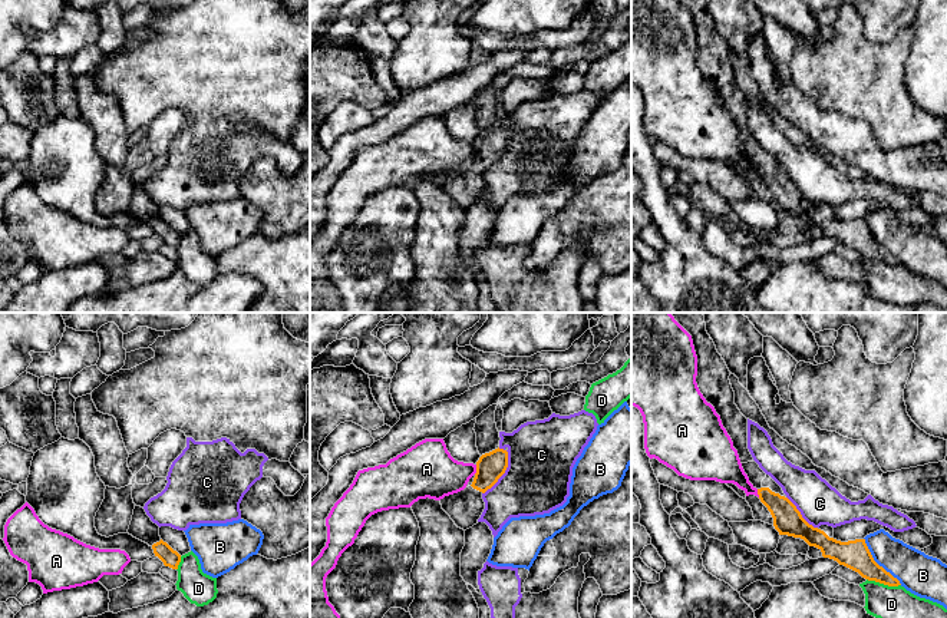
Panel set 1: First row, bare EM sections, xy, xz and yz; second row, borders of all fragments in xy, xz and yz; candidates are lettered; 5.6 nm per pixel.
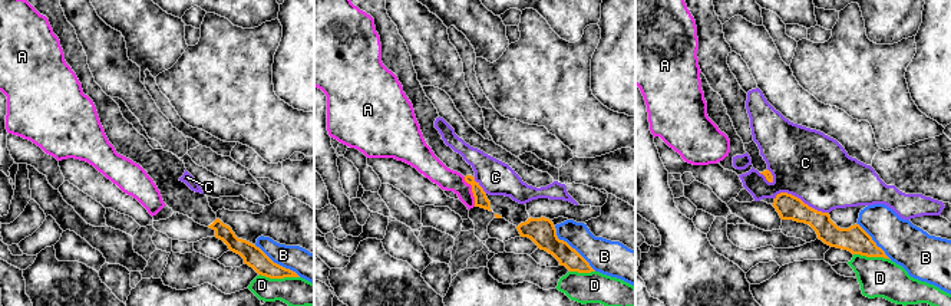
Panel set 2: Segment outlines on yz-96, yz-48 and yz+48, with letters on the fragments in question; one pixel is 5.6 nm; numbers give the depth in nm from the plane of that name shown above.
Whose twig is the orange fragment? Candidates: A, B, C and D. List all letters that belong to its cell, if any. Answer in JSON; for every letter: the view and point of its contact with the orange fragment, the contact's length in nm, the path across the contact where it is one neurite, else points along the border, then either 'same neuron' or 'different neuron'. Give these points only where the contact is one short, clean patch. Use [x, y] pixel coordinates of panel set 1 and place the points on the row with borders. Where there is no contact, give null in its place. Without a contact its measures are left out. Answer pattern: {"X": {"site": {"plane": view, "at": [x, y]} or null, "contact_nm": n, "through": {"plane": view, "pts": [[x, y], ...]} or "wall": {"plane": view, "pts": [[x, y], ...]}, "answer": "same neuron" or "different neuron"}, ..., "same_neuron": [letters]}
{"A": {"site": {"plane": "xz", "at": [477, 469]}, "contact_nm": 60, "wall": {"plane": "xz", "pts": [[477, 465], [474, 473]]}, "answer": "different neuron"}, "B": {"site": {"plane": "yz", "at": [875, 562]}, "contact_nm": 340, "answer": "different neuron"}, "C": {"site": {"plane": "xz", "at": [504, 472]}, "contact_nm": 280, "answer": "different neuron"}, "D": {"site": {"plane": "yz", "at": [884, 584]}, "contact_nm": 200, "answer": "different neuron"}, "same_neuron": []}

